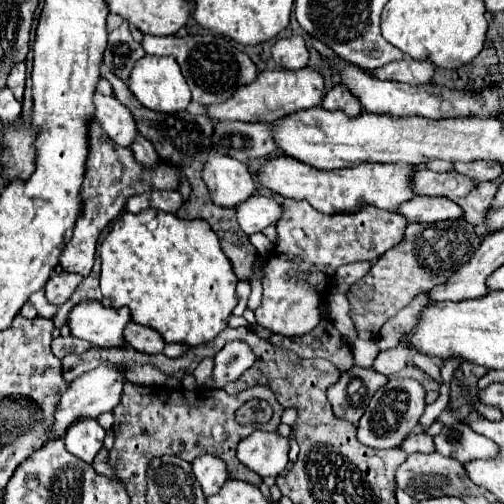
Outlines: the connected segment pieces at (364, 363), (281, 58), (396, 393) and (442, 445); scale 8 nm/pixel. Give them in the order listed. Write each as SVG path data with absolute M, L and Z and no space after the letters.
M356 339L354 343L350 343L350 349L354 353L354 363L360 367L372 367L372 363L380 351L376 341L366 341L366 339Z
M284 37L272 45L272 59L278 67L298 71L308 63L308 49L302 37Z
M392 377L384 387L380 387L372 401L368 403L360 423L358 423L358 439L360 443L374 447L374 449L390 449L400 445L412 429L418 425L420 415L424 413L424 387L416 379L402 379L402 377Z
M462 421L444 427L442 433L434 437L434 443L440 455L458 459L462 465L476 459L494 459L500 453L500 447L496 447L496 443L472 431L472 427Z

